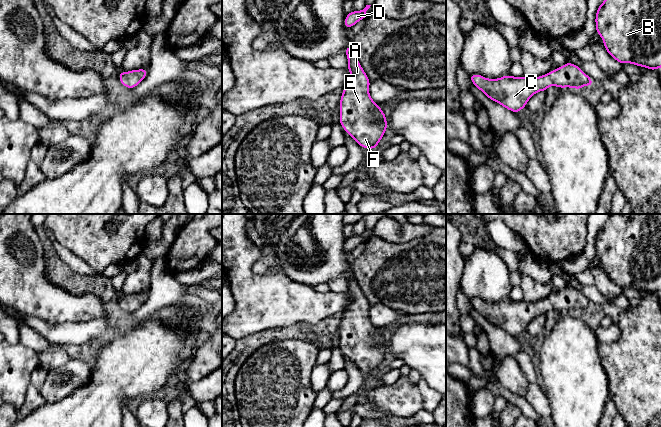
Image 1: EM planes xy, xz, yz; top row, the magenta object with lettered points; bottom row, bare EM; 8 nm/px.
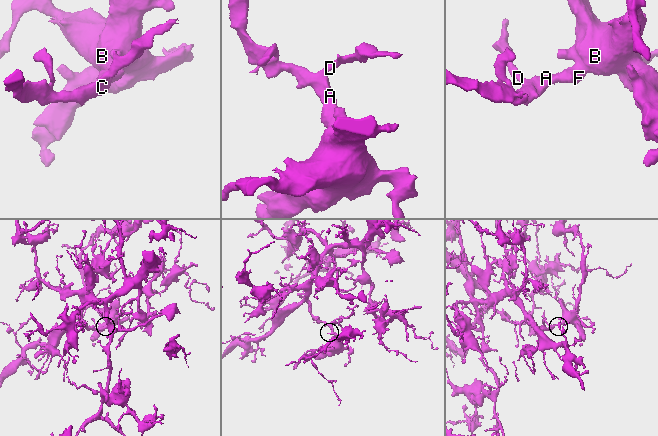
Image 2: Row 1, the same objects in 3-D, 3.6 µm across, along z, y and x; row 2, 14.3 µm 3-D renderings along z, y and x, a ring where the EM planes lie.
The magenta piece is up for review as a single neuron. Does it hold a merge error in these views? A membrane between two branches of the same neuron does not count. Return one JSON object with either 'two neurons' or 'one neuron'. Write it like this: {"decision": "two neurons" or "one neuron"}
{"decision": "one neuron"}

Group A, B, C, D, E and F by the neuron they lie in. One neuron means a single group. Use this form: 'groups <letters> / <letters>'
groups A B C D E F

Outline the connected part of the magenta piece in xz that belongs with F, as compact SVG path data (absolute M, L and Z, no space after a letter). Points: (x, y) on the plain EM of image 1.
M351 268L344 276L348 281L346 292L351 296L351 302L340 323L340 349L362 372L378 372L378 366L388 352L386 339L368 316L370 304Z

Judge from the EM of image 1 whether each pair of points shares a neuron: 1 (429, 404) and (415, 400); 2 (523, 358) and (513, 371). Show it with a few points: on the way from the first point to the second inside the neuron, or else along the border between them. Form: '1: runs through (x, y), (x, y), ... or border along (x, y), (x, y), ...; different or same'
1: border along (417, 384), (423, 408); different
2: border along (512, 356), (530, 383); different

